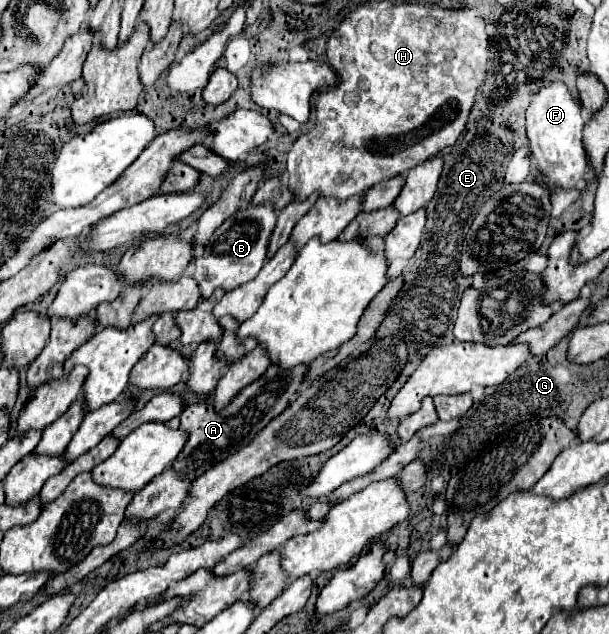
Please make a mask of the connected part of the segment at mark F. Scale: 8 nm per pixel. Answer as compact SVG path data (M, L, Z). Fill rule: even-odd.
M547 82L541 90L533 94L533 100L527 108L527 138L531 144L531 152L537 158L541 174L561 186L563 190L581 192L587 184L587 154L581 142L583 130L581 104L569 92L563 82Z

